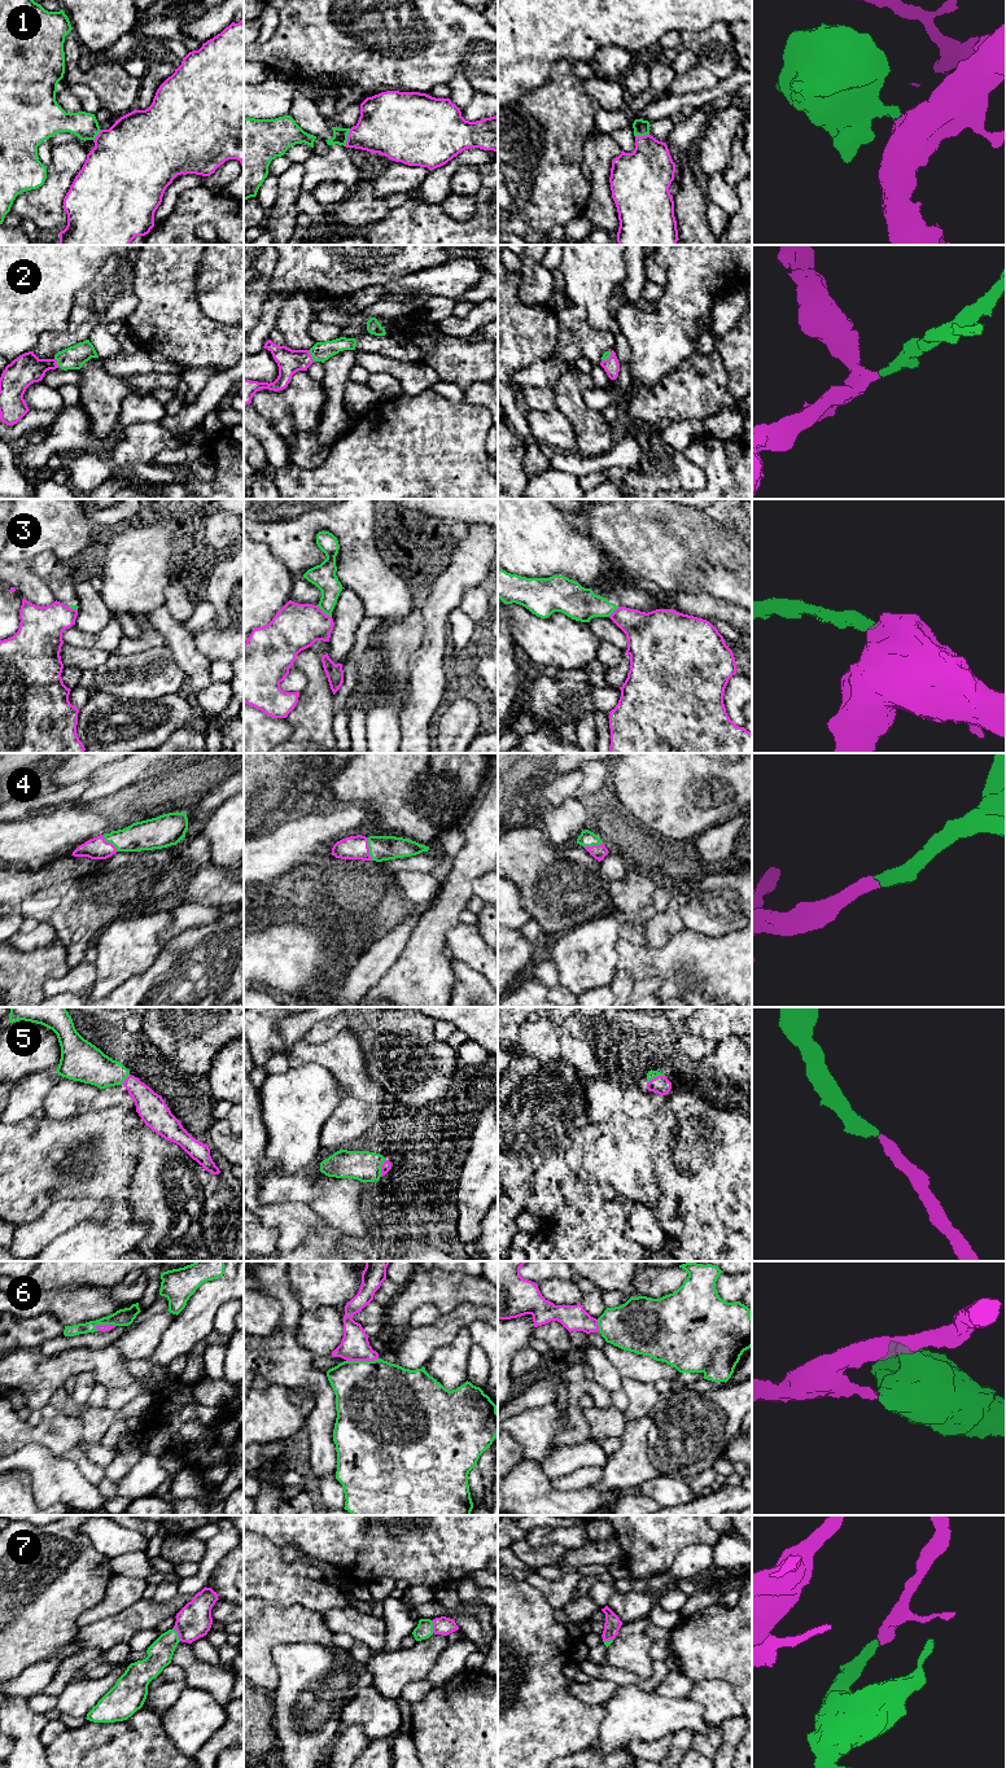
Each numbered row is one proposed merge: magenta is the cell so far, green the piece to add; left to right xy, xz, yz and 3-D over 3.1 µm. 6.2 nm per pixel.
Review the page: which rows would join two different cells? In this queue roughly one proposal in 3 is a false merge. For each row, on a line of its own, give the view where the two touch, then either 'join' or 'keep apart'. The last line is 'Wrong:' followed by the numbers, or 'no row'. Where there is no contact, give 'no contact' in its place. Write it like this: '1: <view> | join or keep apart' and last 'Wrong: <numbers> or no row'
1: xz | join
2: xz | join
3: xz | keep apart
4: xz | join
5: xz | join
6: xz | join
7: xy | join
Wrong: 3

